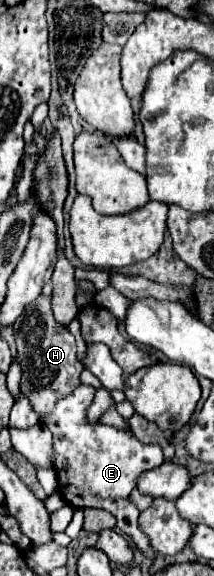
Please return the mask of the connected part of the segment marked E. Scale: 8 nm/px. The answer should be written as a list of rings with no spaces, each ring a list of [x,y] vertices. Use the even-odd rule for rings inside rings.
[[[78,385],[70,395],[56,401],[52,413],[42,421],[54,435],[52,441],[52,467],[58,477],[58,489],[64,501],[76,509],[104,509],[116,517],[116,529],[130,537],[132,545],[148,559],[156,559],[156,551],[150,539],[138,529],[138,507],[128,501],[130,491],[142,473],[156,469],[164,463],[162,449],[140,443],[130,431],[120,431],[102,423],[90,423],[86,409],[94,398],[96,389],[90,385]]]

